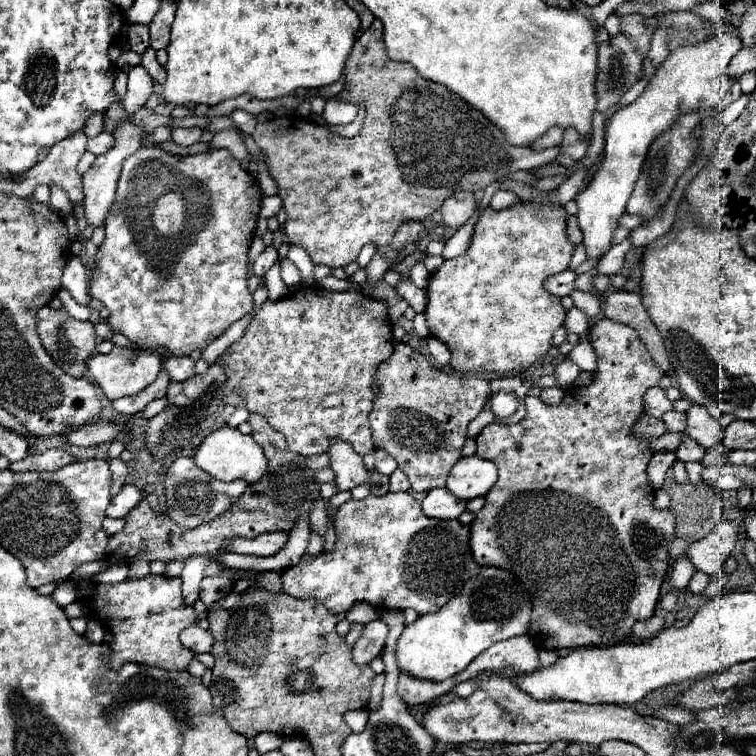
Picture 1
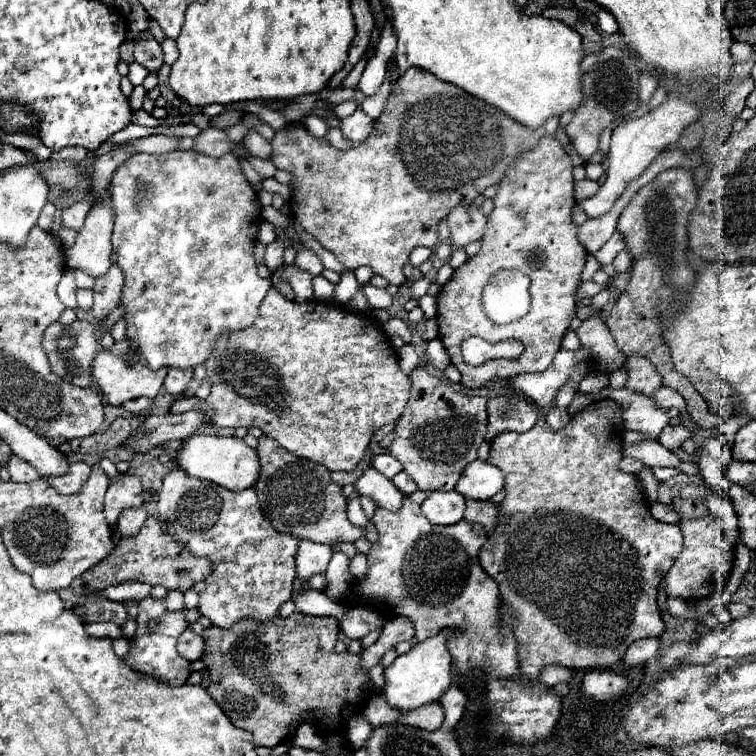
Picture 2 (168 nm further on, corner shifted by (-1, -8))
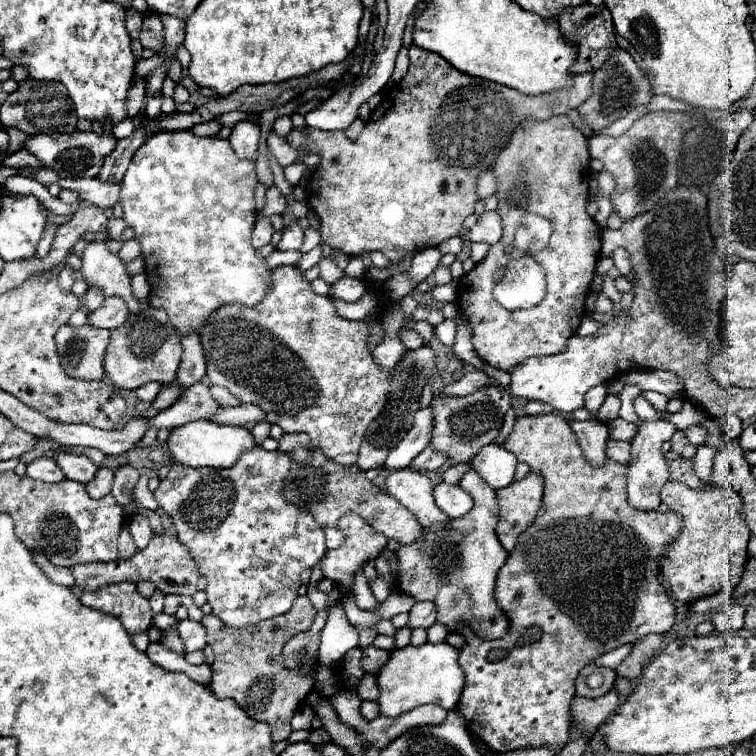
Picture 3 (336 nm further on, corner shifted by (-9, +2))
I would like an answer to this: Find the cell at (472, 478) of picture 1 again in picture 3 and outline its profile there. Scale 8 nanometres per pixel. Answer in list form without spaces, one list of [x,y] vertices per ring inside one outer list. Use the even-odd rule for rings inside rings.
[[[487,444],[473,458],[471,466],[483,476],[483,480],[491,488],[499,490],[513,482],[517,458],[513,456],[513,452],[505,450],[501,444]]]

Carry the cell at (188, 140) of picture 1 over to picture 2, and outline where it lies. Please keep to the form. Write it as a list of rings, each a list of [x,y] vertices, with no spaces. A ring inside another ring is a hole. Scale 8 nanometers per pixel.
[[[217,128],[201,130],[201,134],[195,138],[195,146],[193,146],[195,152],[203,152],[203,154],[215,156],[215,158],[229,154],[231,148],[233,148],[233,142],[229,142],[227,134]]]

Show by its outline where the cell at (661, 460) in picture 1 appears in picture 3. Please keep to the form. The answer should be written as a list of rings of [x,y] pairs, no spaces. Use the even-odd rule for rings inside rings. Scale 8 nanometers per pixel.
[[[667,482],[661,490],[661,502],[681,516],[681,532],[671,544],[667,544],[661,558],[661,574],[669,582],[673,598],[683,604],[691,604],[715,592],[733,590],[749,560],[749,528],[741,518],[739,494],[715,486],[693,490],[681,482]]]

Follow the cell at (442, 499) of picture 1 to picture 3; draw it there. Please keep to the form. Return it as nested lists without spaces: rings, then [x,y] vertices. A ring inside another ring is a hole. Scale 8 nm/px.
[[[437,484],[435,486],[435,502],[437,506],[449,516],[449,518],[459,518],[465,516],[471,508],[473,508],[473,500],[467,492],[463,492],[463,488],[459,486],[451,486],[451,484]]]

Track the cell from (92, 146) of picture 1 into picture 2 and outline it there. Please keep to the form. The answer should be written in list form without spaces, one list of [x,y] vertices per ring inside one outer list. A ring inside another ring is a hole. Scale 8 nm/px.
[[[147,136],[147,138],[135,138],[135,140],[127,140],[119,146],[123,148],[131,148],[135,152],[145,152],[145,154],[163,154],[163,152],[171,152],[177,150],[177,142],[179,138],[169,138],[169,136]]]

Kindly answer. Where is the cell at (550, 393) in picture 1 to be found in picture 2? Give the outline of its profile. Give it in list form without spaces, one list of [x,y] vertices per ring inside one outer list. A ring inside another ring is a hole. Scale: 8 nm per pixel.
[[[551,406],[551,408],[547,410],[547,416],[545,416],[547,424],[551,426],[551,430],[563,428],[569,418],[571,418],[571,416],[569,416],[569,410],[567,410],[567,408],[557,408],[557,406]]]

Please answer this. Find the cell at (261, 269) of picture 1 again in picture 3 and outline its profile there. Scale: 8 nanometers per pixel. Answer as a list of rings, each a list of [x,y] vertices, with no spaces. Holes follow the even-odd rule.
[[[295,222],[283,230],[283,238],[279,242],[279,250],[299,250],[303,244],[303,228]]]

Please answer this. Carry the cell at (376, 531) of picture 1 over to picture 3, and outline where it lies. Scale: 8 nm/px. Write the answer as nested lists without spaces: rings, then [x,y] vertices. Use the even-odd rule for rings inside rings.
[[[469,468],[459,486],[471,494],[473,498],[473,508],[461,516],[451,520],[451,524],[433,524],[431,528],[425,528],[427,536],[423,536],[423,540],[419,540],[419,544],[403,544],[397,550],[397,558],[399,558],[399,590],[415,596],[417,600],[431,600],[437,606],[437,622],[445,624],[449,628],[449,632],[457,632],[461,622],[467,622],[473,632],[479,638],[501,638],[505,636],[505,632],[509,630],[509,620],[503,614],[503,610],[495,604],[495,580],[497,580],[497,572],[499,568],[505,564],[509,552],[501,546],[501,542],[497,540],[495,534],[495,526],[499,520],[499,506],[497,506],[497,496],[495,490],[483,480],[479,478],[479,474]]]

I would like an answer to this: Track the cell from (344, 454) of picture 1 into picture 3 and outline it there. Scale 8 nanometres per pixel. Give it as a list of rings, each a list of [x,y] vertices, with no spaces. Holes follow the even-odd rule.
[[[411,468],[391,472],[385,482],[385,492],[407,506],[423,526],[449,522],[449,518],[437,508],[433,500],[431,478],[423,472],[413,472]]]

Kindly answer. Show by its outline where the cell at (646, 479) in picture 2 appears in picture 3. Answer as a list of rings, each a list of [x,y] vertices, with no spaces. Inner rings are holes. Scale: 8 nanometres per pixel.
[[[665,420],[657,422],[643,422],[637,436],[631,440],[631,460],[627,462],[627,494],[629,494],[629,504],[637,510],[643,512],[653,512],[659,508],[659,492],[663,484],[669,480],[667,472],[667,460],[661,452],[661,444],[669,440],[675,434],[675,426]]]

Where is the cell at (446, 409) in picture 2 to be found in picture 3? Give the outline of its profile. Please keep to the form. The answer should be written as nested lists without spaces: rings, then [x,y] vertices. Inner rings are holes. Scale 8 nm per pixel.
[[[485,386],[483,390],[463,398],[445,398],[437,394],[433,396],[431,406],[435,410],[435,430],[431,444],[445,452],[453,464],[461,464],[469,462],[483,446],[497,438],[505,412],[511,406],[511,394],[501,386]]]

